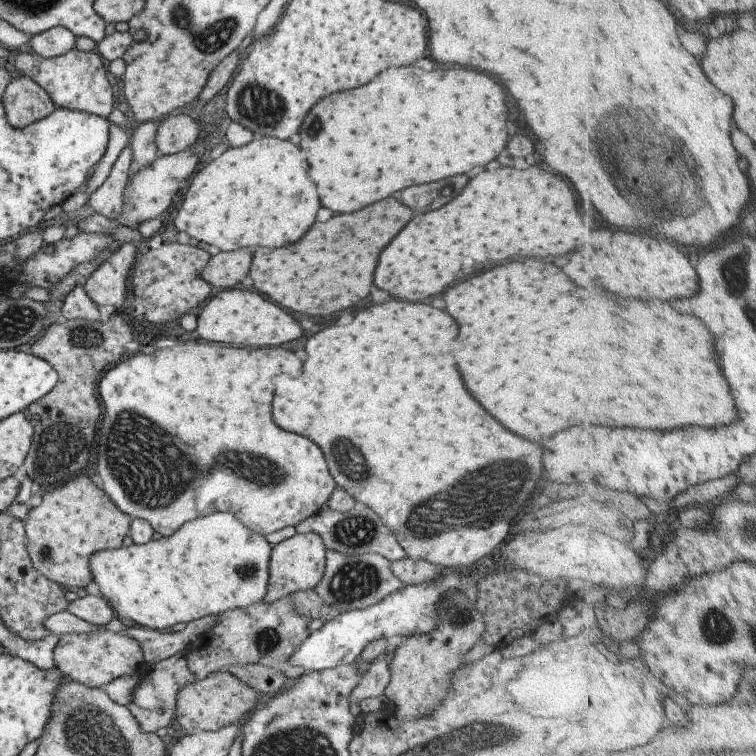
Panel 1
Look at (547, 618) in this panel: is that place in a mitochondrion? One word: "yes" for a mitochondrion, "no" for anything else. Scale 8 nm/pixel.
no

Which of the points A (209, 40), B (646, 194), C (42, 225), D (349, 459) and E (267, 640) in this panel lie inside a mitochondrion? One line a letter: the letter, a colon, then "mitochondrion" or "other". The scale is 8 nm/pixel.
A: mitochondrion
B: mitochondrion
C: other
D: mitochondrion
E: mitochondrion

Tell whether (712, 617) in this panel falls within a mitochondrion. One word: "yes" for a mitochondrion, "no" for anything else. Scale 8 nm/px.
yes

